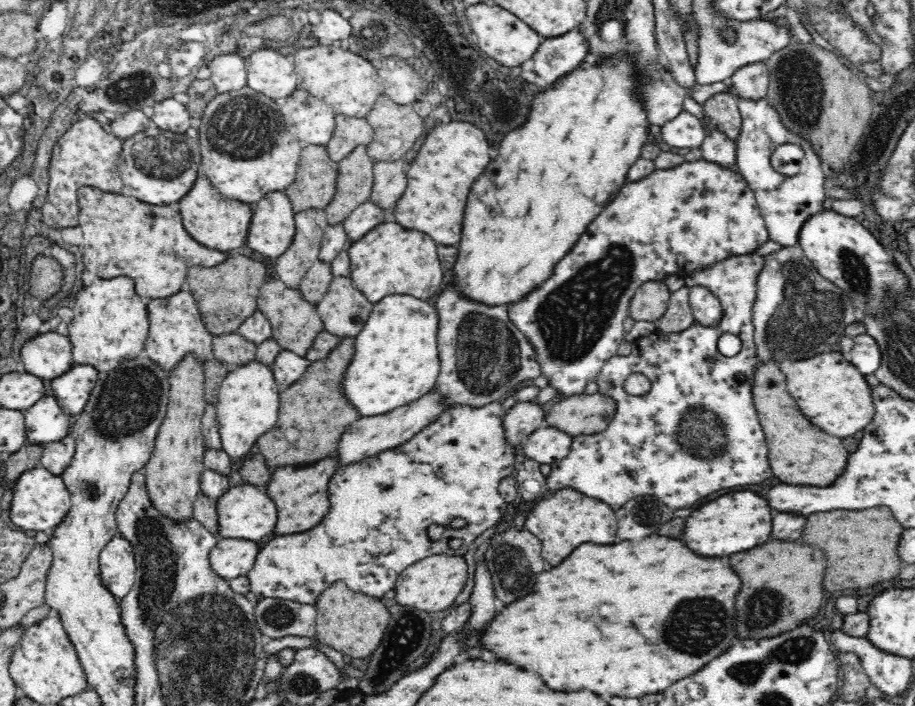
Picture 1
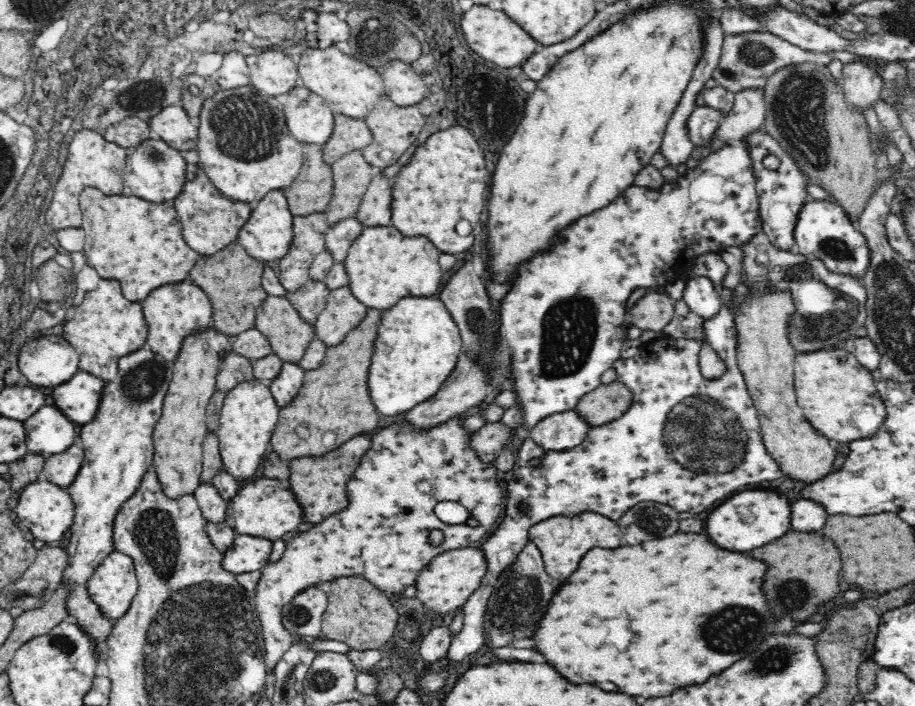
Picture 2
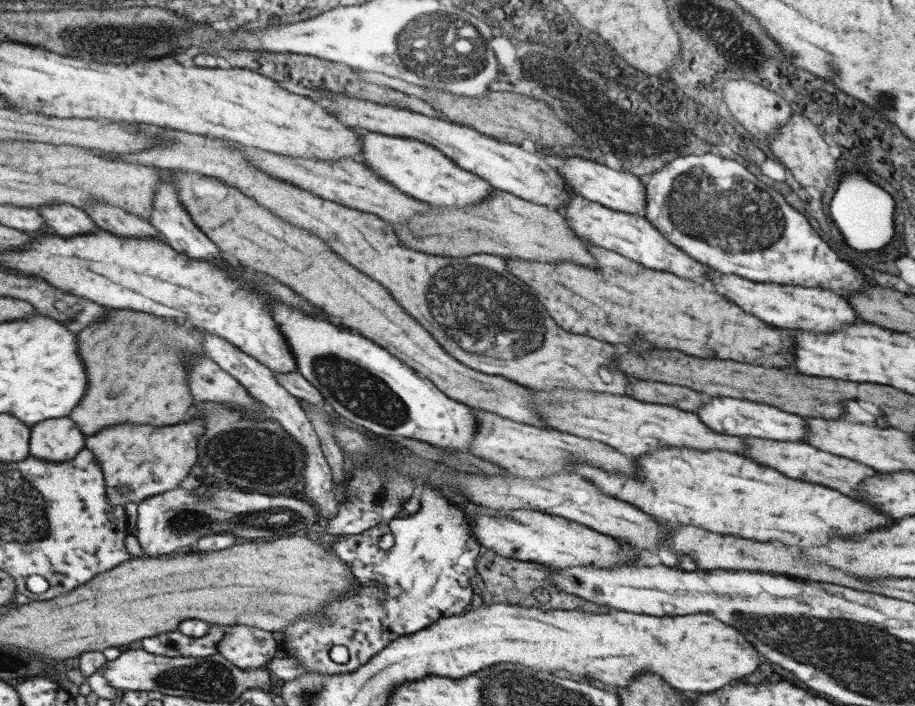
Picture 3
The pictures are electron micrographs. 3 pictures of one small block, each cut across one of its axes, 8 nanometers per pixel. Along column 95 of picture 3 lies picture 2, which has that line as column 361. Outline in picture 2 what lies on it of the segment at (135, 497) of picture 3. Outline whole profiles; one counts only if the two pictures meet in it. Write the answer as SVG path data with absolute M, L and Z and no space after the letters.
M364 432L364 434L358 434L354 438L350 438L338 448L326 452L322 456L302 457L289 461L290 476L287 484L294 493L298 504L302 506L304 523L318 525L327 516L342 512L342 509L346 508L349 503L347 482L362 455L369 450L371 436L369 432Z

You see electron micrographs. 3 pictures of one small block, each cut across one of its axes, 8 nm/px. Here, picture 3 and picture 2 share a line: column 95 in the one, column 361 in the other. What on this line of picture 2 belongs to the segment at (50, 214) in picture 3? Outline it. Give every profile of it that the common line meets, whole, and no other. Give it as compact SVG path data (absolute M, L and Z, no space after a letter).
M354 218L344 219L329 227L325 236L325 248L334 262L344 262L349 246L360 236L365 226Z

